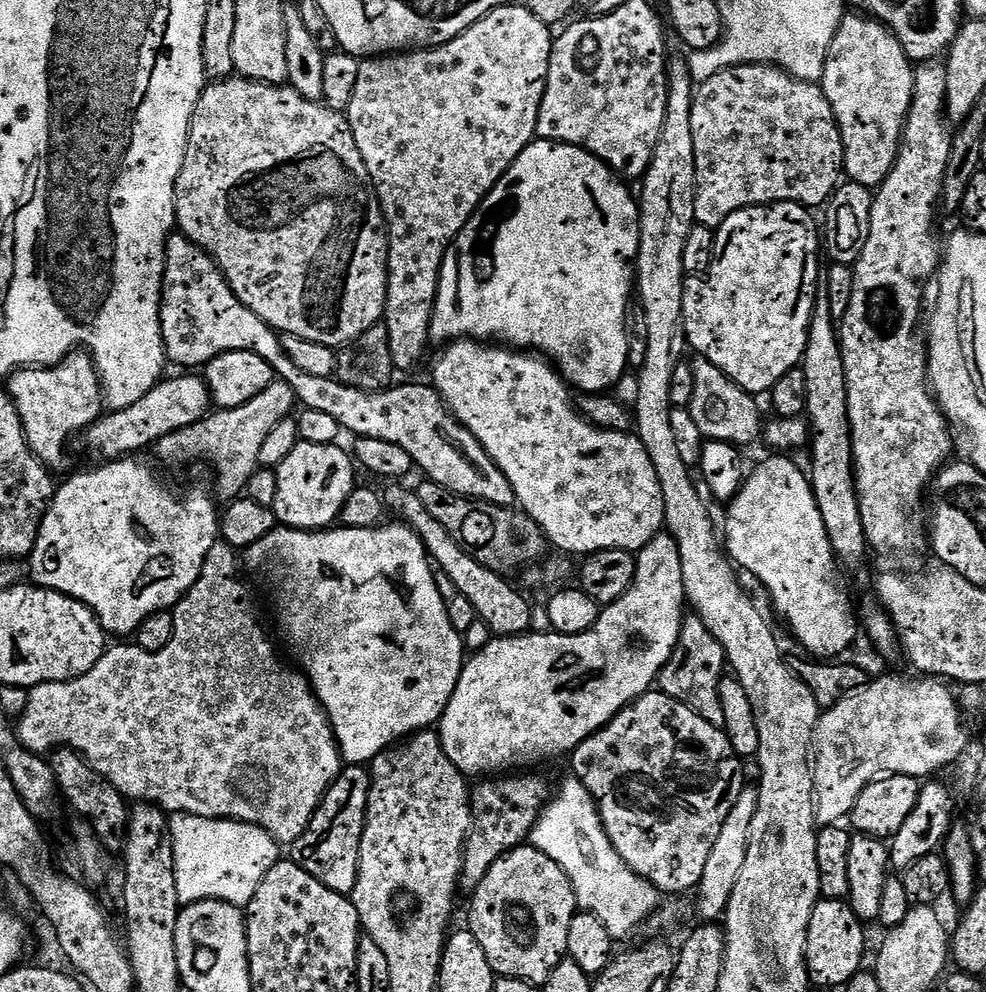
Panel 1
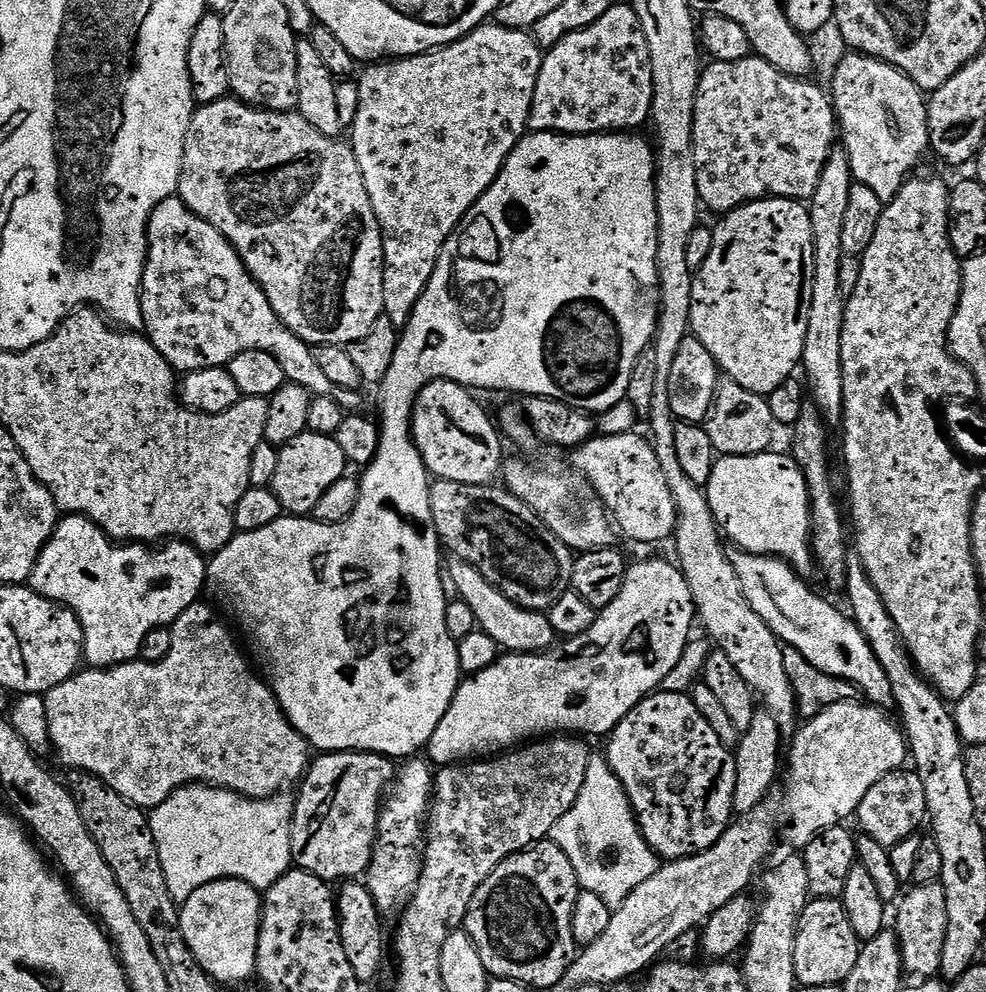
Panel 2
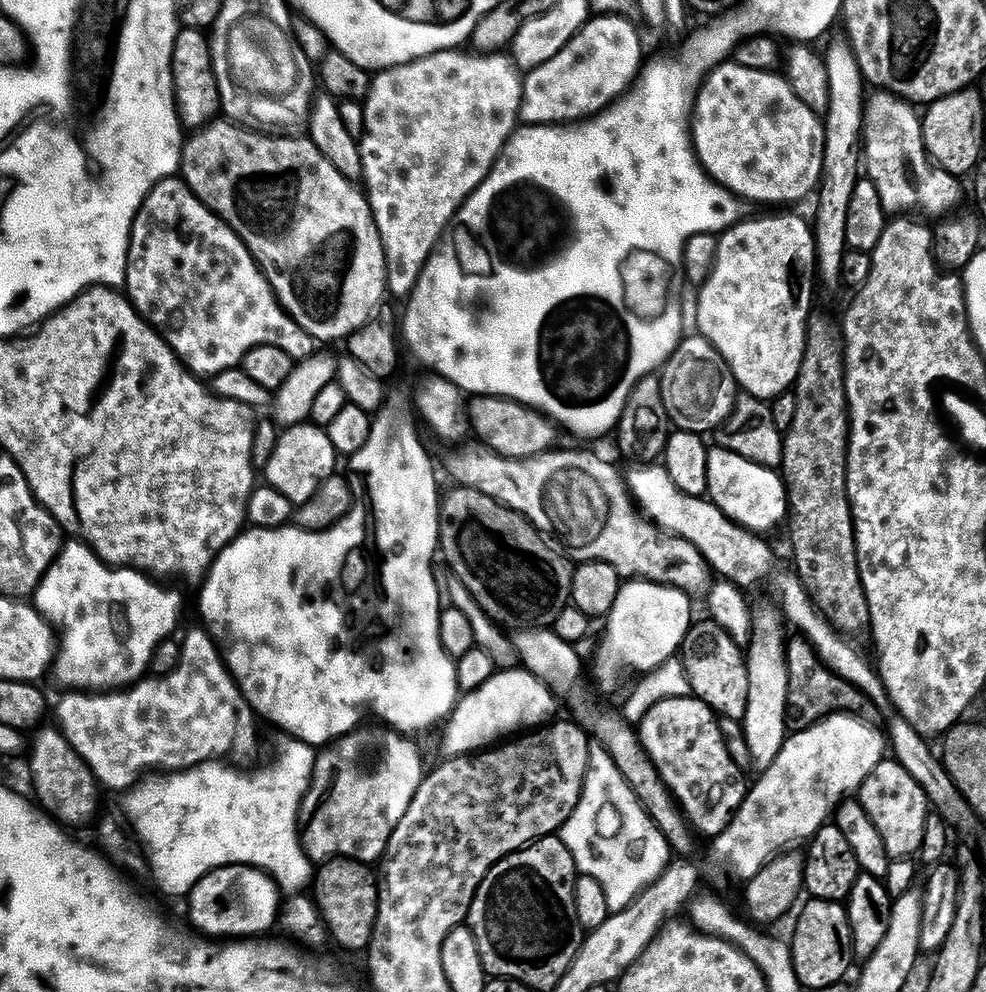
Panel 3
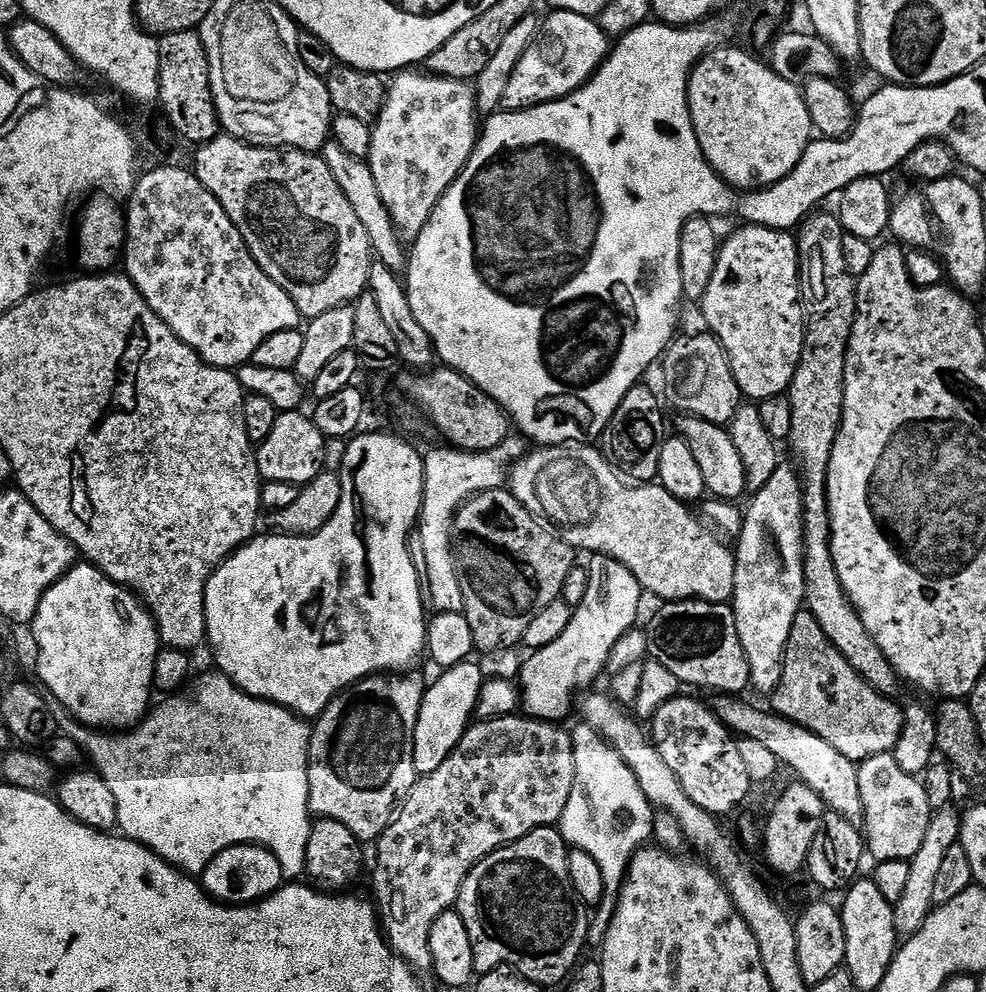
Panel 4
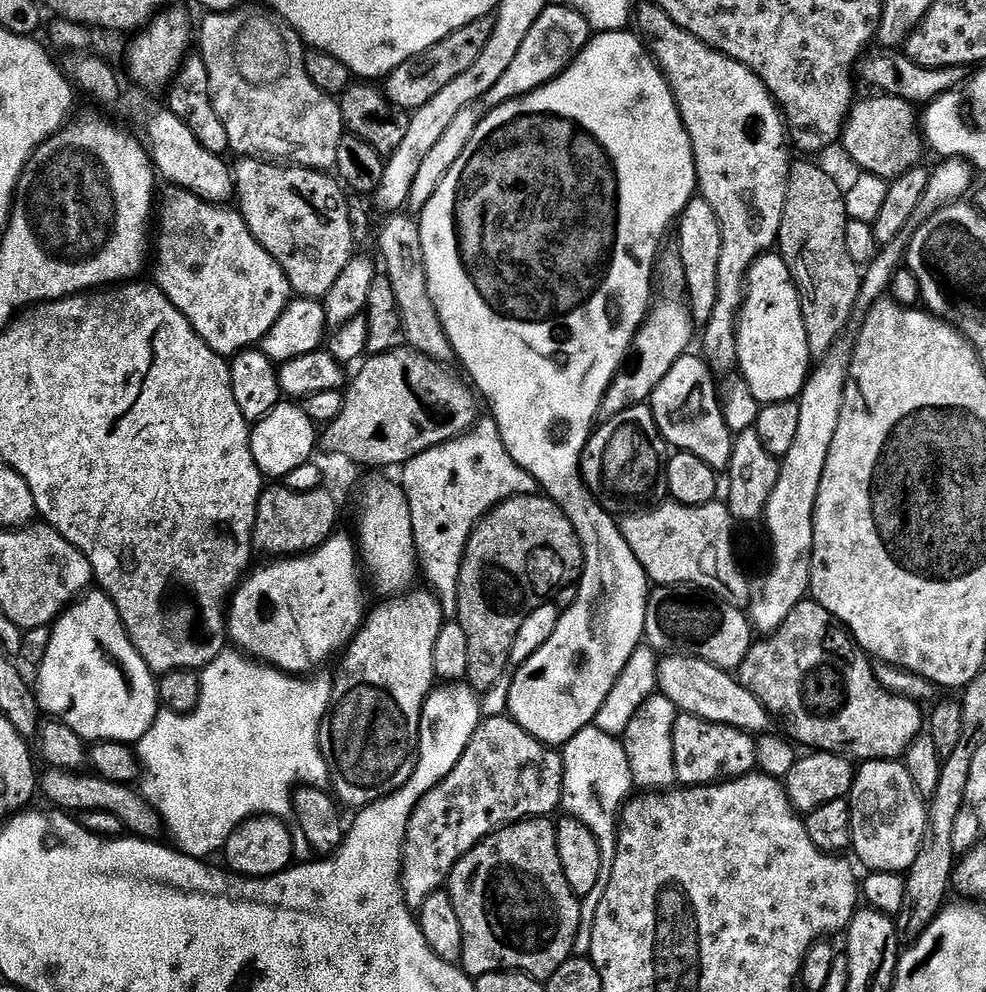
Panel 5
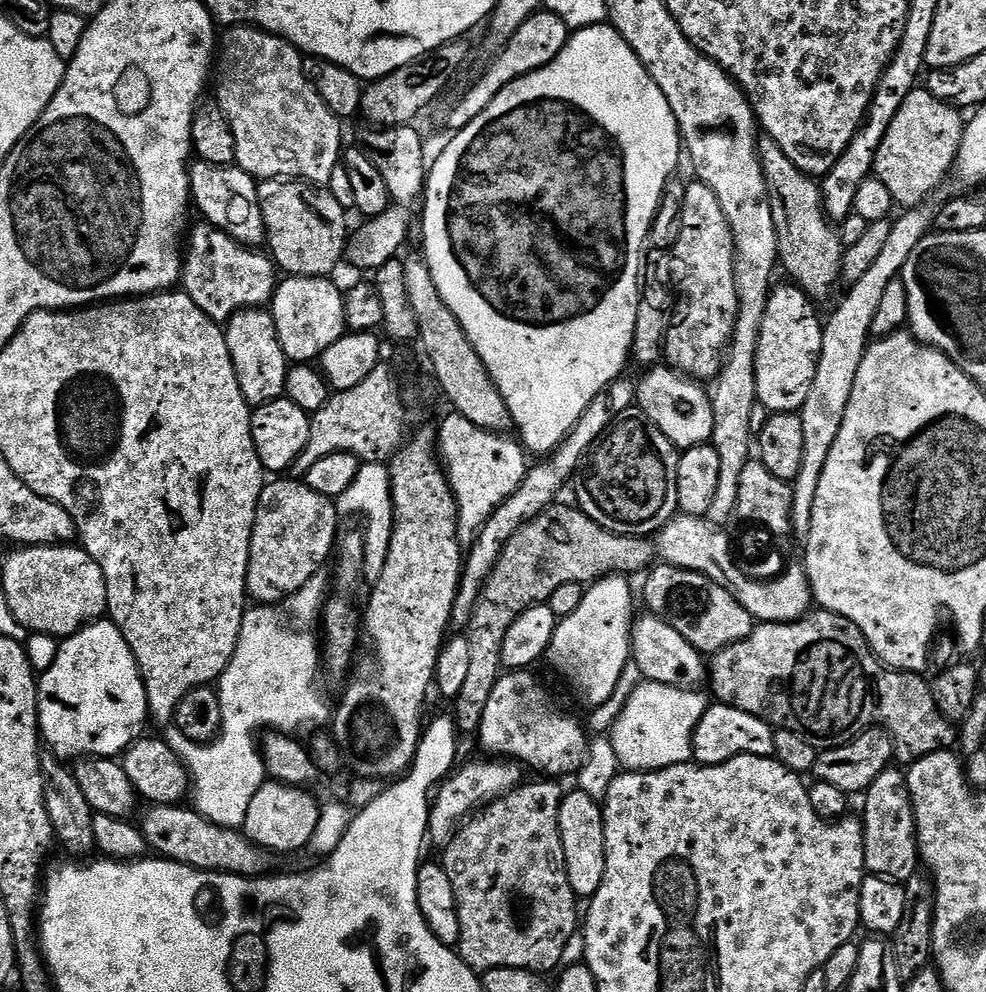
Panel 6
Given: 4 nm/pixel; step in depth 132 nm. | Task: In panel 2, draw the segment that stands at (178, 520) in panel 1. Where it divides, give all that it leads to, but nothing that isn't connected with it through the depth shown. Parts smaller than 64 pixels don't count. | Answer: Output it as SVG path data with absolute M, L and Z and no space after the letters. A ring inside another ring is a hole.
M68 514L57 523L56 529L52 531L52 537L46 542L46 546L40 551L38 562L32 571L30 581L32 591L40 596L51 600L53 604L59 604L70 609L78 618L78 622L84 631L84 658L83 663L89 669L93 668L113 668L119 664L131 664L137 659L142 650L142 642L146 642L146 634L155 628L167 628L175 624L176 619L188 609L192 604L201 599L200 591L206 588L206 560L196 548L183 542L164 542L159 546L145 546L135 542L113 542L108 539L105 532L96 525L93 520L88 520L79 514Z

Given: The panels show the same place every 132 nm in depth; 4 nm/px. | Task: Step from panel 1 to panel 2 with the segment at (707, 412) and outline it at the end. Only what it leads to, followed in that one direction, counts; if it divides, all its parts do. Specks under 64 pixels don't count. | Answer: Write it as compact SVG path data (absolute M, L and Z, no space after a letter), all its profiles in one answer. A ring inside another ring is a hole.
M727 378L719 381L712 409L706 419L710 442L720 456L757 456L773 447L772 439L778 433L774 414L770 414L767 399Z

